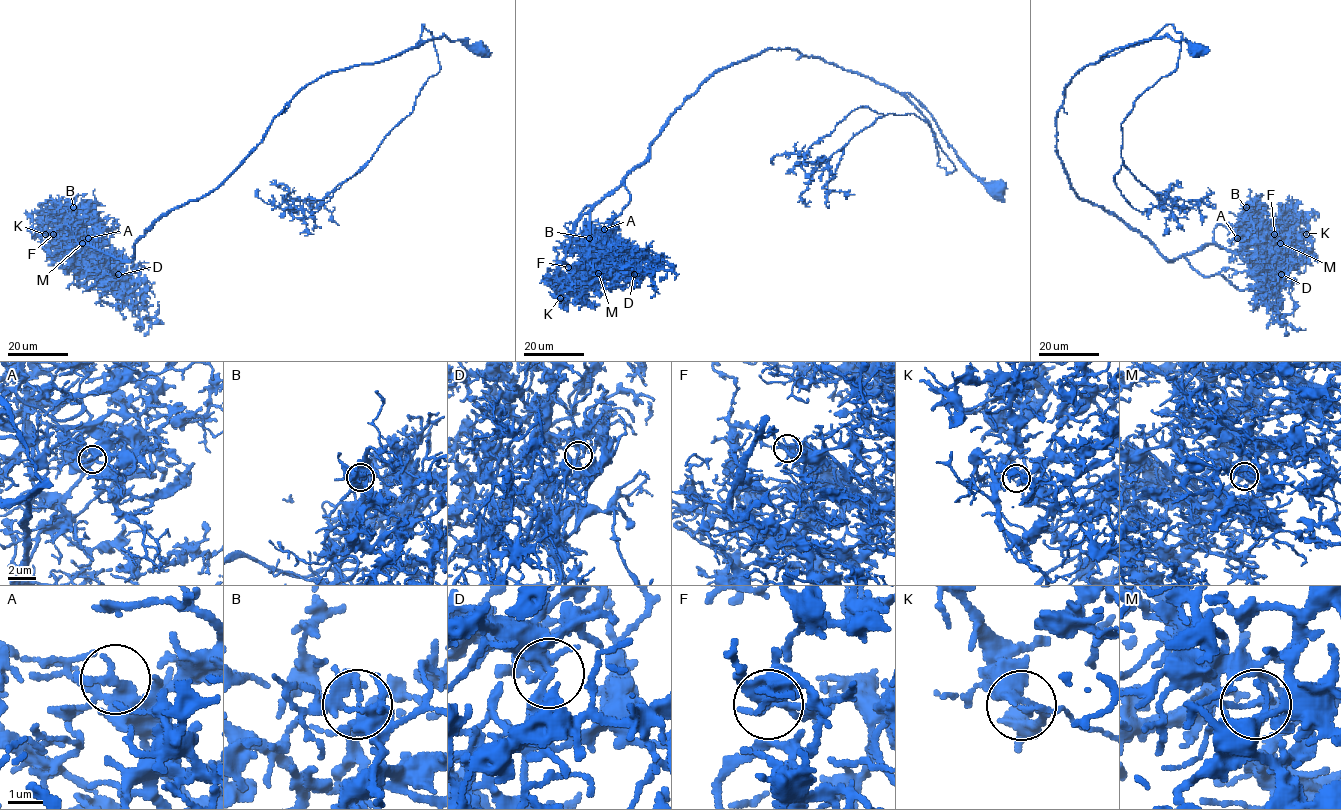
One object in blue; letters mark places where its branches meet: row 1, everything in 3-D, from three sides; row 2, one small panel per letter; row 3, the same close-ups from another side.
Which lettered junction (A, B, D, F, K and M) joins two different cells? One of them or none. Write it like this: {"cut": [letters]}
{"cut": []}

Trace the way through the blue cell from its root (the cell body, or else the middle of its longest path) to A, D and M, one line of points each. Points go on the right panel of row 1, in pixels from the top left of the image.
A: (1197, 51), (1152, 37), (1087, 65), (1065, 87), (1056, 151), (1081, 198), (1168, 261), (1219, 225), (1237, 238)
D: (1197, 51), (1152, 37), (1087, 65), (1065, 87), (1057, 156), (1081, 198), (1168, 261), (1216, 244), (1281, 274)
M: (1197, 51), (1152, 37), (1072, 78), (1056, 118), (1069, 184), (1168, 261), (1216, 244), (1262, 267), (1280, 243)

